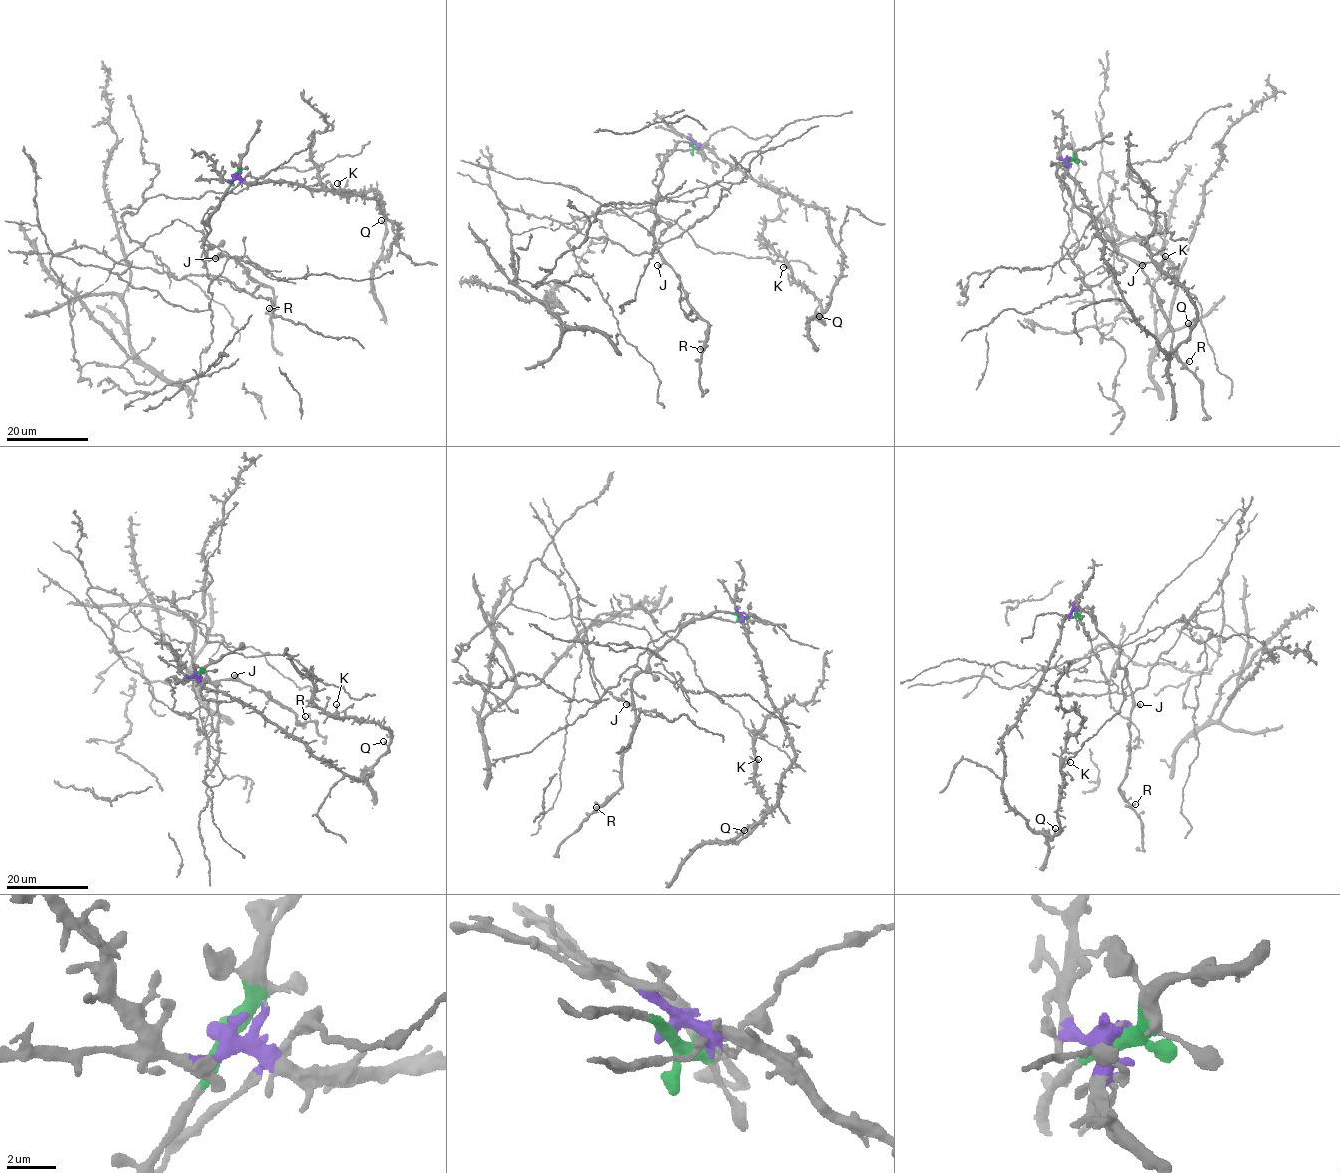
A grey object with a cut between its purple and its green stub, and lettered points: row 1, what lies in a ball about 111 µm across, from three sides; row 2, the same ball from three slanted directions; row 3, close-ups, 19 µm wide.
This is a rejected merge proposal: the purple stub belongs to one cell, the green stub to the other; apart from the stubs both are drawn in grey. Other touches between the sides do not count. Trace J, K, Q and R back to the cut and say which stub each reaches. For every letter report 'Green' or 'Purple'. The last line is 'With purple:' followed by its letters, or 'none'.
J: Green
K: Purple
Q: Purple
R: Green
With purple: K, Q

